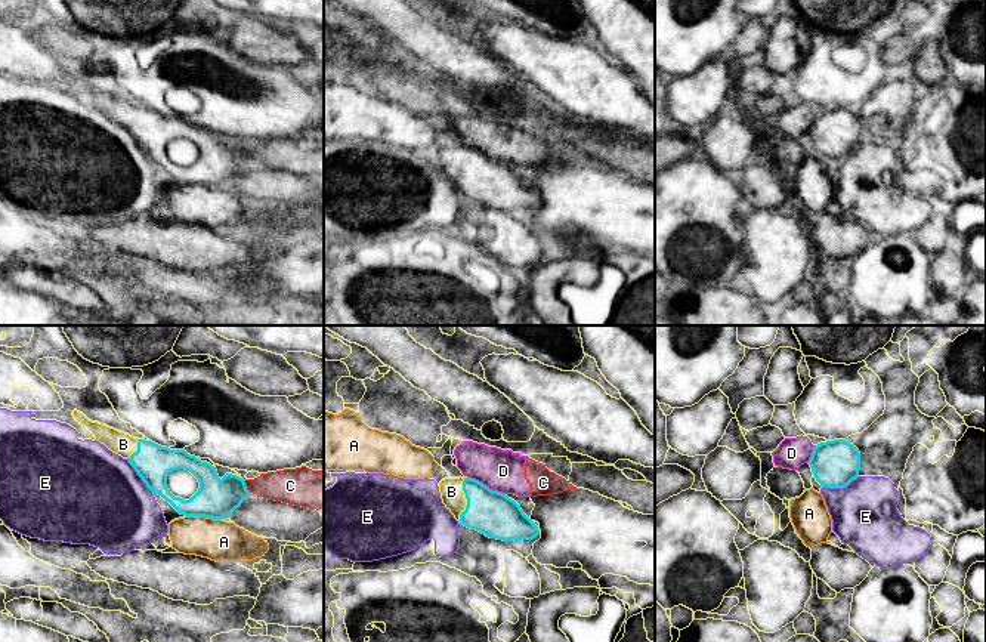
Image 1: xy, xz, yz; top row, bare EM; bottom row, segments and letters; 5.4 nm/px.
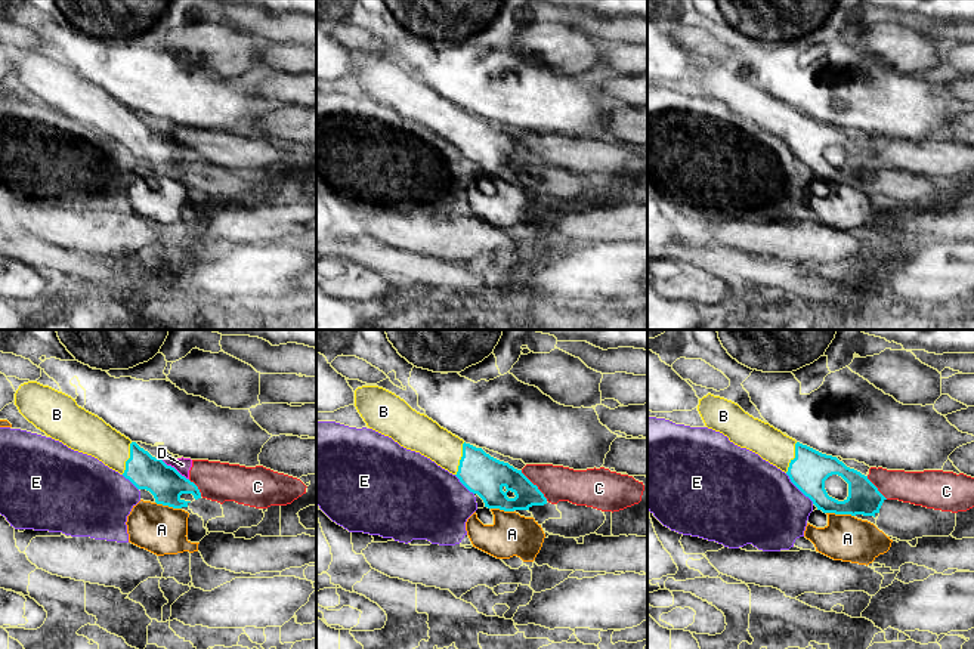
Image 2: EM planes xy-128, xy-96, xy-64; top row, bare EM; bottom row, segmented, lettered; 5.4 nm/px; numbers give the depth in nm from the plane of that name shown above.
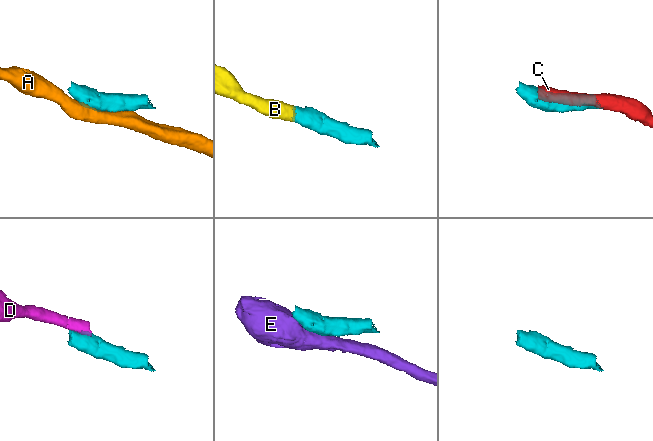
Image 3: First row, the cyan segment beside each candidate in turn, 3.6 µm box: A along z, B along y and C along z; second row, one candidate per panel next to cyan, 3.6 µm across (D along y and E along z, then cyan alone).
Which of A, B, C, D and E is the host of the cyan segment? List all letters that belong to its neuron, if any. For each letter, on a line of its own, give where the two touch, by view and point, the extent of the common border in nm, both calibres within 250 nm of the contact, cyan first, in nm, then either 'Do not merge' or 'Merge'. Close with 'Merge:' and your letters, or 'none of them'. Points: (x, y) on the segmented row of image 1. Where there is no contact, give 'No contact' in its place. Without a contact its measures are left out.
A: Touches cyan at xy (203, 515). Shared border 200 nm. Thickness 220 nm (cyan) against 220 nm. Do not merge
B: Touches cyan at xz (467, 500). Shared border 240 nm. Thickness 240 nm (cyan) against 130 nm. Merge
C: Touches cyan at xy (246, 488). Shared border 90 nm. Thickness 220 nm (cyan) against 190 nm. Do not merge
D: Touches cyan at xz (485, 485). Shared border 220 nm. Thickness 240 nm (cyan) against 240 nm. Do not merge
E: Touches cyan at yz (840, 487). Shared border 200 nm. Thickness 260 nm (cyan) against 360 nm. Do not merge
Merge: B

